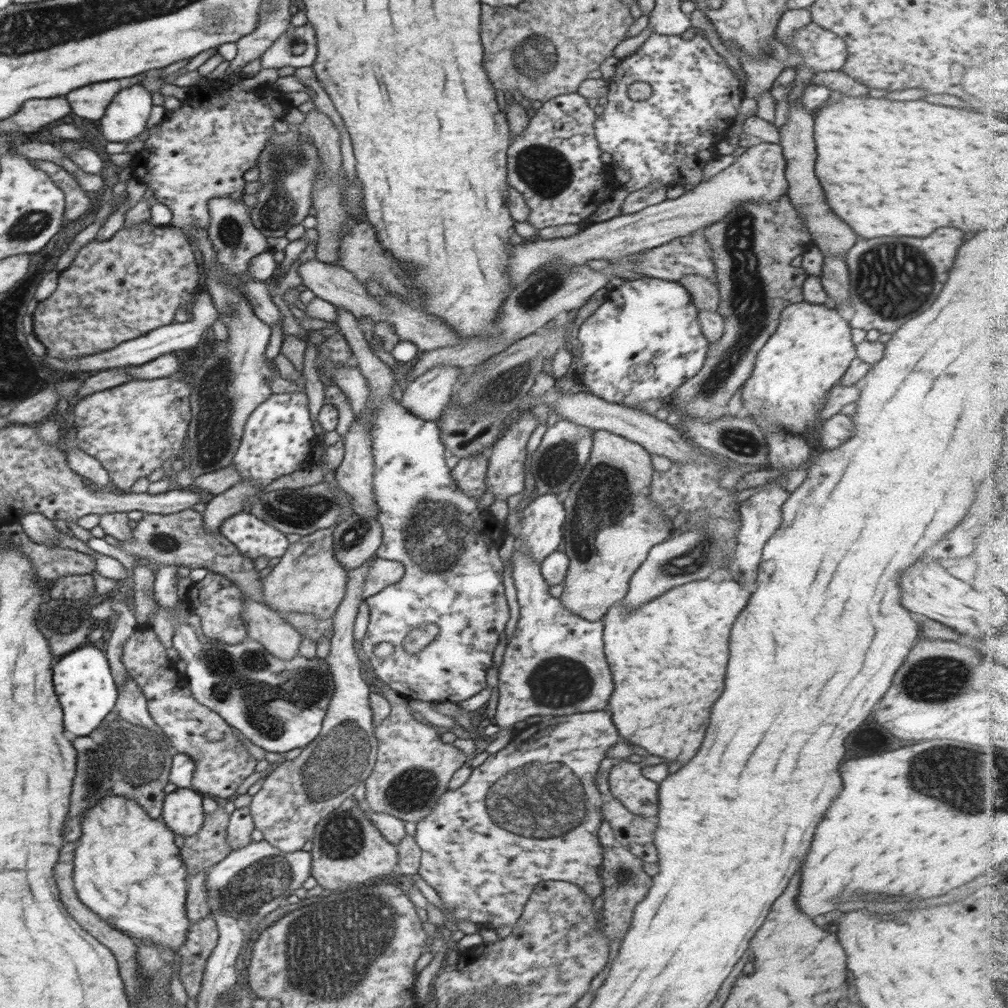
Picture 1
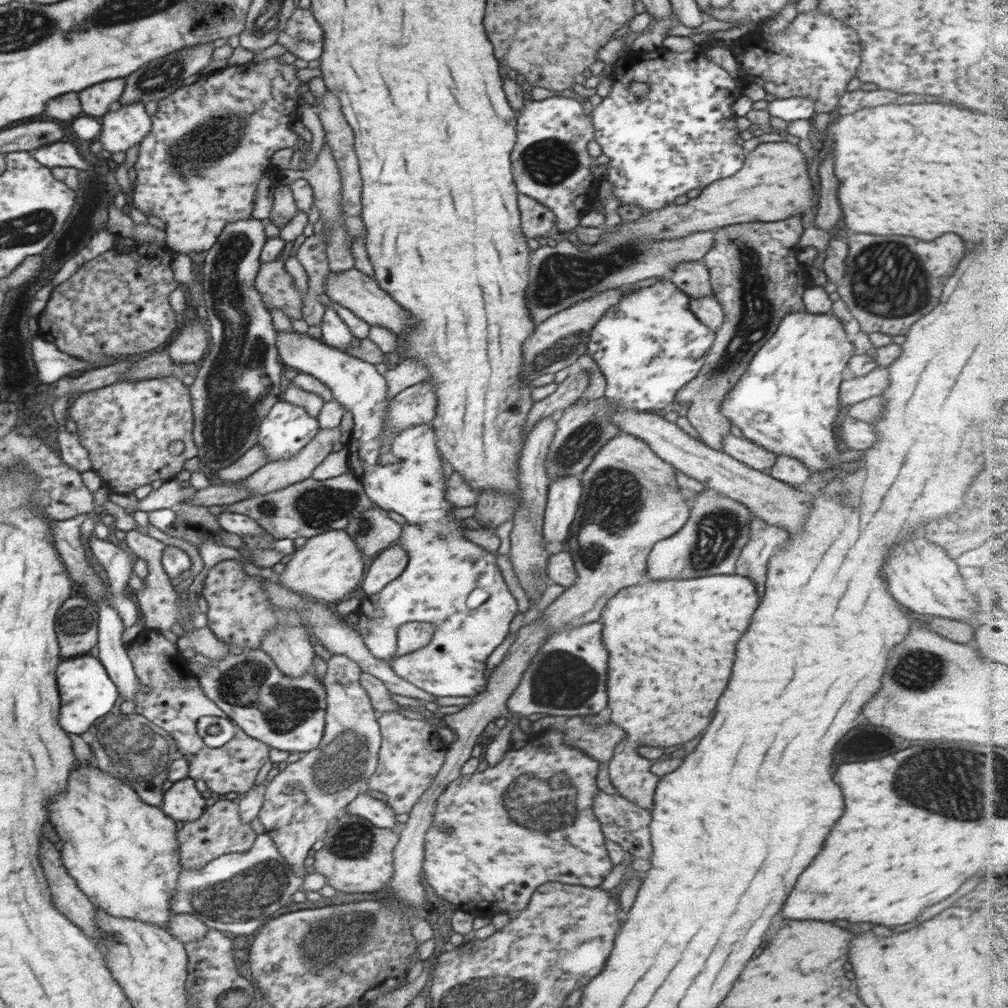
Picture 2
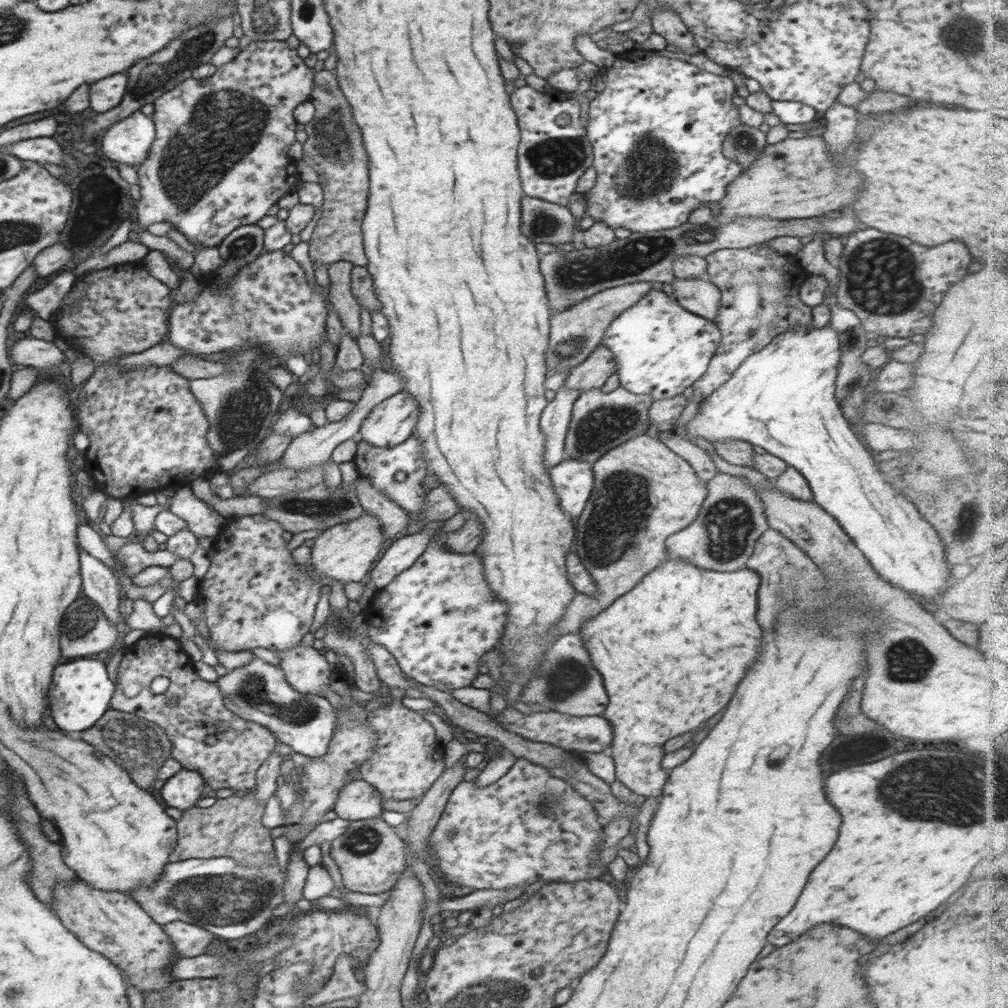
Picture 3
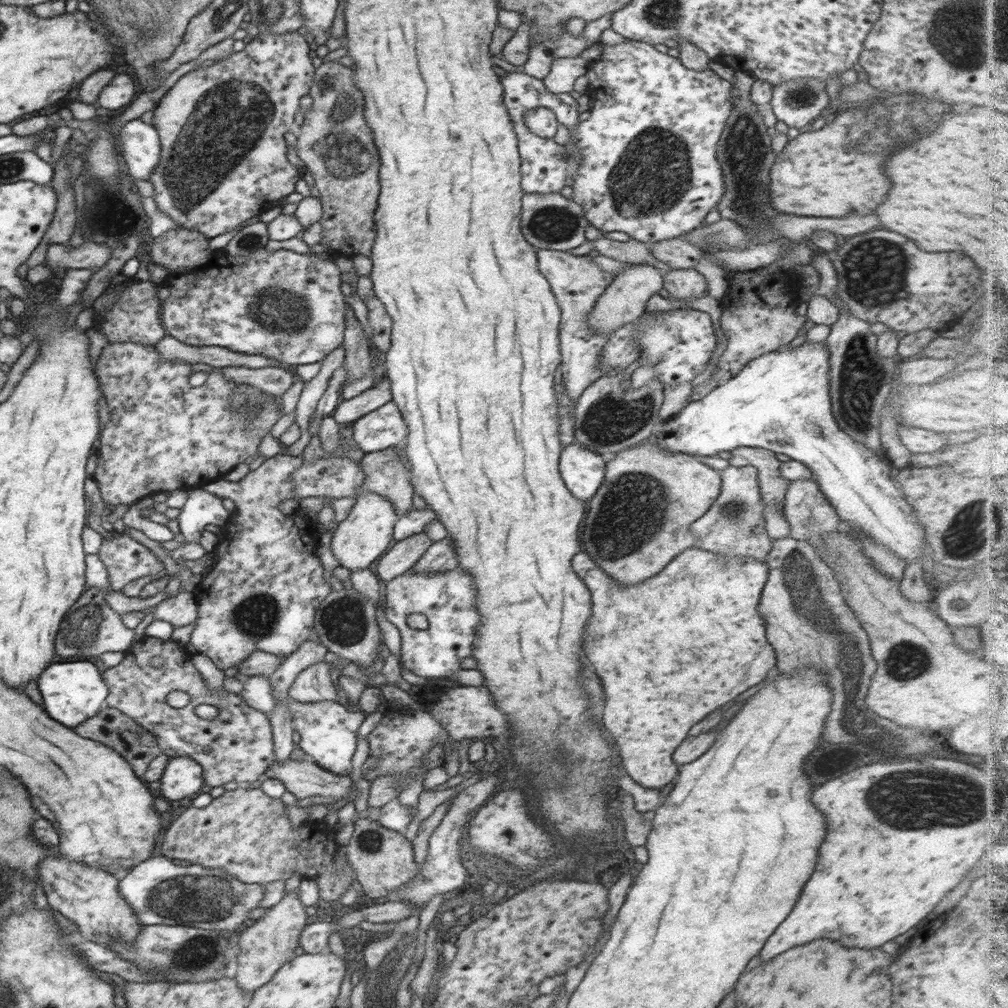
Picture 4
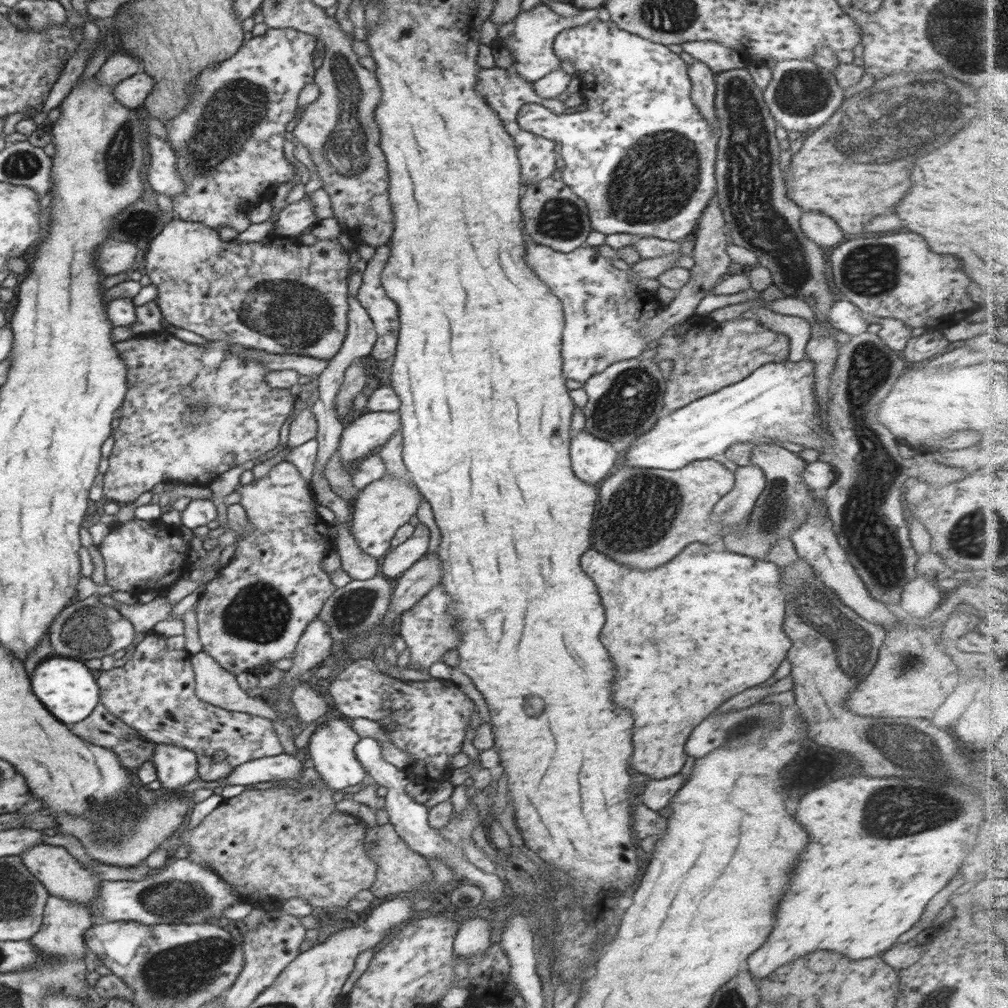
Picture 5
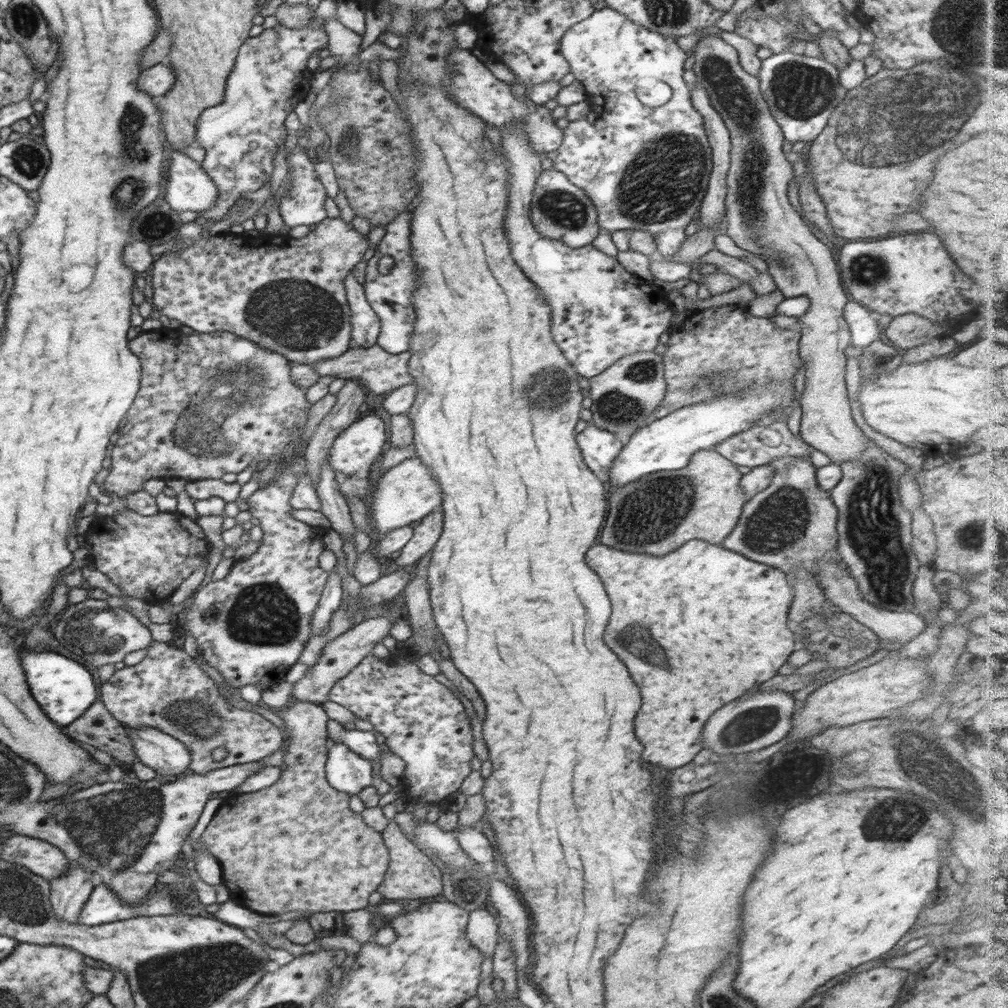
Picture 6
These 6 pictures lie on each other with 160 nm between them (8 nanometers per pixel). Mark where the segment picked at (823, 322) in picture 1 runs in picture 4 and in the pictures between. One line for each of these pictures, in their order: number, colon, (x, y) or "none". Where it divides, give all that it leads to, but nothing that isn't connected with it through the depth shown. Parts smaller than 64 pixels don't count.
2: (787, 401)
3: (782, 398)
4: (780, 401)

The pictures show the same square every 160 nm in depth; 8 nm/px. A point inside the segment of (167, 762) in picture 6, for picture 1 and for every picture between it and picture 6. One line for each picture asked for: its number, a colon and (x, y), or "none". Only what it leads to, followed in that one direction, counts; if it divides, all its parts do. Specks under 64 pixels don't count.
1: (182, 813)
2: (183, 801)
3: (183, 791)
4: (183, 777)
5: (176, 766)

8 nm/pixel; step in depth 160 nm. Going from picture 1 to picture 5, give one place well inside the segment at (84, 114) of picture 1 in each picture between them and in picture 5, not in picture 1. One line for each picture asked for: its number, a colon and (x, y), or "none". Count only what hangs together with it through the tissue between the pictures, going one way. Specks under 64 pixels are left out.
2: (95, 101)
3: (106, 94)
4: (120, 92)
5: (132, 92)

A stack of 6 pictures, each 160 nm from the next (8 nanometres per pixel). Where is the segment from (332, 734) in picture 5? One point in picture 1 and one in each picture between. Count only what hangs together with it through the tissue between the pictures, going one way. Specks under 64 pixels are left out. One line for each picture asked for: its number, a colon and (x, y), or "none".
1: (279, 705)
2: (288, 713)
3: (258, 692)
4: (328, 731)

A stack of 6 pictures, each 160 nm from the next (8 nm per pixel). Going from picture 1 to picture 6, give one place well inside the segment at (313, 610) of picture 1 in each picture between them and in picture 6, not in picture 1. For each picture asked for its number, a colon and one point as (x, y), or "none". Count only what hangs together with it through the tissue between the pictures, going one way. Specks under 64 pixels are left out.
2: (329, 566)
3: (345, 552)
4: (365, 535)
5: (381, 508)
6: (407, 492)

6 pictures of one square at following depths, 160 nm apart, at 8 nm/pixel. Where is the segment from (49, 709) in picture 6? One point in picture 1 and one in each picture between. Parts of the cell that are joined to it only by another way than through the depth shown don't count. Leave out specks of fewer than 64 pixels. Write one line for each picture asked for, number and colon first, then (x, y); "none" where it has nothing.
1: (83, 680)
2: (87, 691)
3: (82, 692)
4: (73, 692)
5: (67, 688)

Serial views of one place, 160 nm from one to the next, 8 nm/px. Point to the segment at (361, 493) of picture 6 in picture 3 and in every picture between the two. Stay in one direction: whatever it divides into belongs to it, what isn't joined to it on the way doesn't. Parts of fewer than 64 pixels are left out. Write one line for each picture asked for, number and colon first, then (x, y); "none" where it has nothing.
3: (391, 423)
4: (384, 428)
5: (373, 429)

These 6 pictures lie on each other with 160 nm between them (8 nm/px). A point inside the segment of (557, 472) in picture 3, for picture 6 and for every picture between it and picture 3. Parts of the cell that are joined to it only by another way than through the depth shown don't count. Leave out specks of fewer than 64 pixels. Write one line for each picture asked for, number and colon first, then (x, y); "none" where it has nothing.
4: (583, 471)
5: (592, 459)
6: (599, 448)

